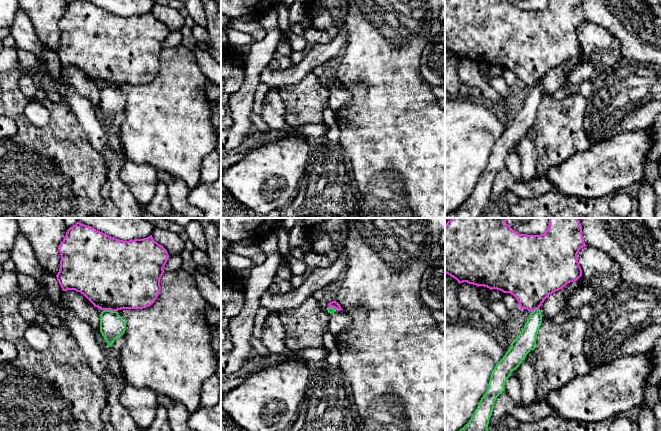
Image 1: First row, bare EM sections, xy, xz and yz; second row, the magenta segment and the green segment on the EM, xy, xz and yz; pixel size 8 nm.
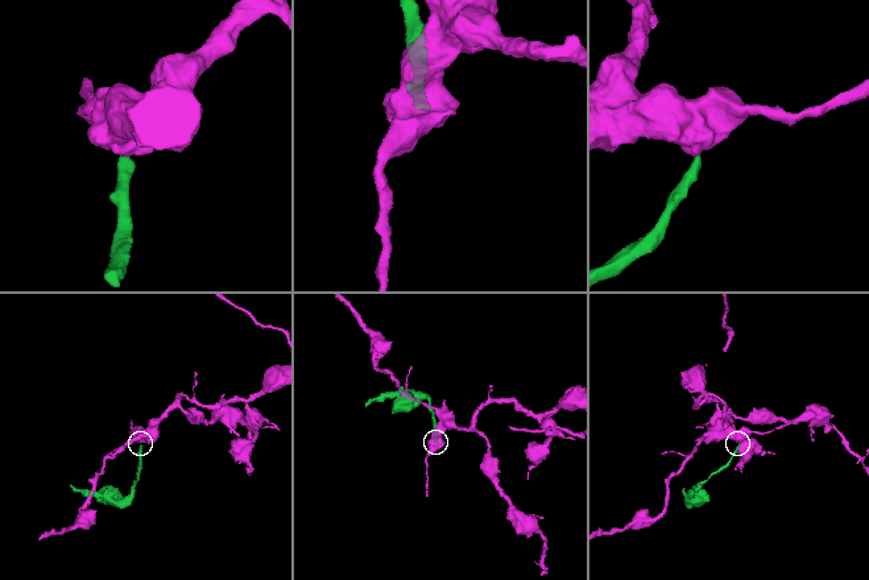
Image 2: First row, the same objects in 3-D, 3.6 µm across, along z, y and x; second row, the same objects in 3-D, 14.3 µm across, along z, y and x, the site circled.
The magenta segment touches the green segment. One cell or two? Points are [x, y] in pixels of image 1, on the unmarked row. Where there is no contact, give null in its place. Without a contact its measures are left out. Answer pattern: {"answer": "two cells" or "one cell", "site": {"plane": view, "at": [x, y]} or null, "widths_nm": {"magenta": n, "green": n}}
{"answer": "two cells", "site": {"plane": "xy", "at": [110, 85]}, "widths_nm": {"magenta": 500, "green": 200}}

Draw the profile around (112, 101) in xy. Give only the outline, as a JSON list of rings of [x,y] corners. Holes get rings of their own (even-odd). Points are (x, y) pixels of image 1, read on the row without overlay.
[[[103,86],[100,90],[100,108],[108,122],[125,109],[126,99],[117,87]]]

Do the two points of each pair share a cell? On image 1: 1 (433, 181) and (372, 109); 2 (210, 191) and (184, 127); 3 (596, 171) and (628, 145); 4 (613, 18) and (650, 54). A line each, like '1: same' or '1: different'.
1: same
2: different
3: same
4: same

